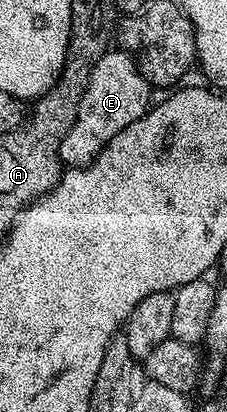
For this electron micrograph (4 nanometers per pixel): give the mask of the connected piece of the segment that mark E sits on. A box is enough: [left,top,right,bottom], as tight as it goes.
[58,48,152,168]

